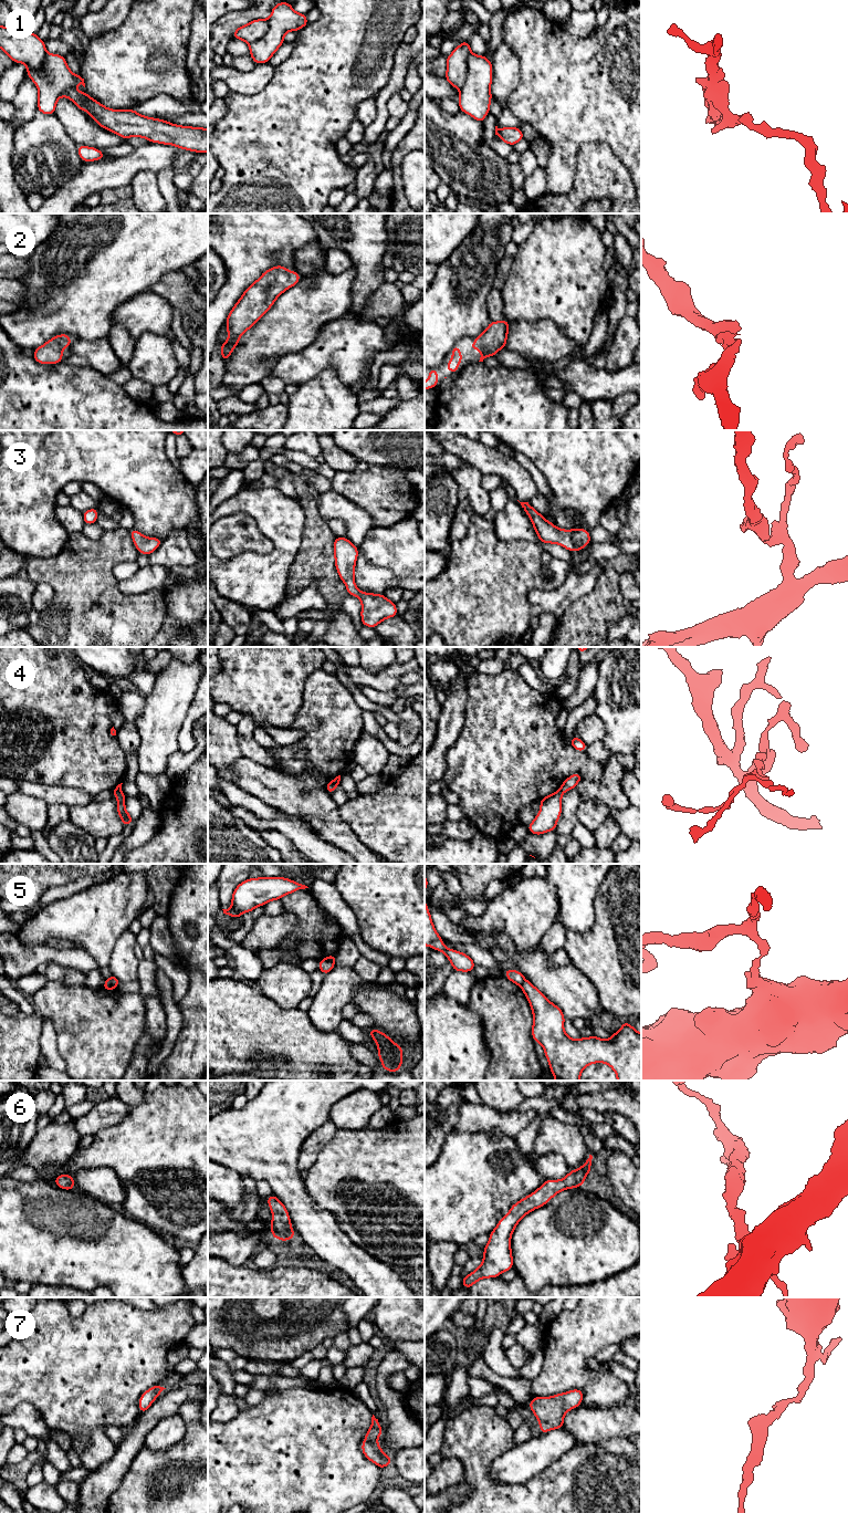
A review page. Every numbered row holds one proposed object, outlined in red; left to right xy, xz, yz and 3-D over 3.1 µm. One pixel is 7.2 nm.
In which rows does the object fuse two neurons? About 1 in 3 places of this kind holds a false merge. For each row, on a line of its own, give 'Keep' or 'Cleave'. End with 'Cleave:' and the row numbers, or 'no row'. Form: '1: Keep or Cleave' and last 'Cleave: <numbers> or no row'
1: Cleave
2: Keep
3: Keep
4: Cleave
5: Cleave
6: Keep
7: Keep
Cleave: 1, 4, 5

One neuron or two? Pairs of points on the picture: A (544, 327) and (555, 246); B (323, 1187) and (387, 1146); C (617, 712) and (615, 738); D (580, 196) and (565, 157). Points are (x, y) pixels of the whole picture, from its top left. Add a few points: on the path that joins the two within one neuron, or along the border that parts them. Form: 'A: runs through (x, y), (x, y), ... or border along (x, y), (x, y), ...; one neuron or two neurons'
A: border along (520, 320), (536, 321), (548, 319), (565, 335); two neurons
B: runs through (338, 1178), (345, 1175), (358, 1175), (372, 1161); one neuron
C: runs through (617, 719), (617, 731); one neuron
D: border along (578, 153), (573, 187), (567, 192), (554, 195); two neurons

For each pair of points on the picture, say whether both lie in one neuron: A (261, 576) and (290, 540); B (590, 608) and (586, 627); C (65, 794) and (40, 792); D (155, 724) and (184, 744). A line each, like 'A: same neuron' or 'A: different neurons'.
A: same neuron
B: same neuron
C: same neuron
D: different neurons

